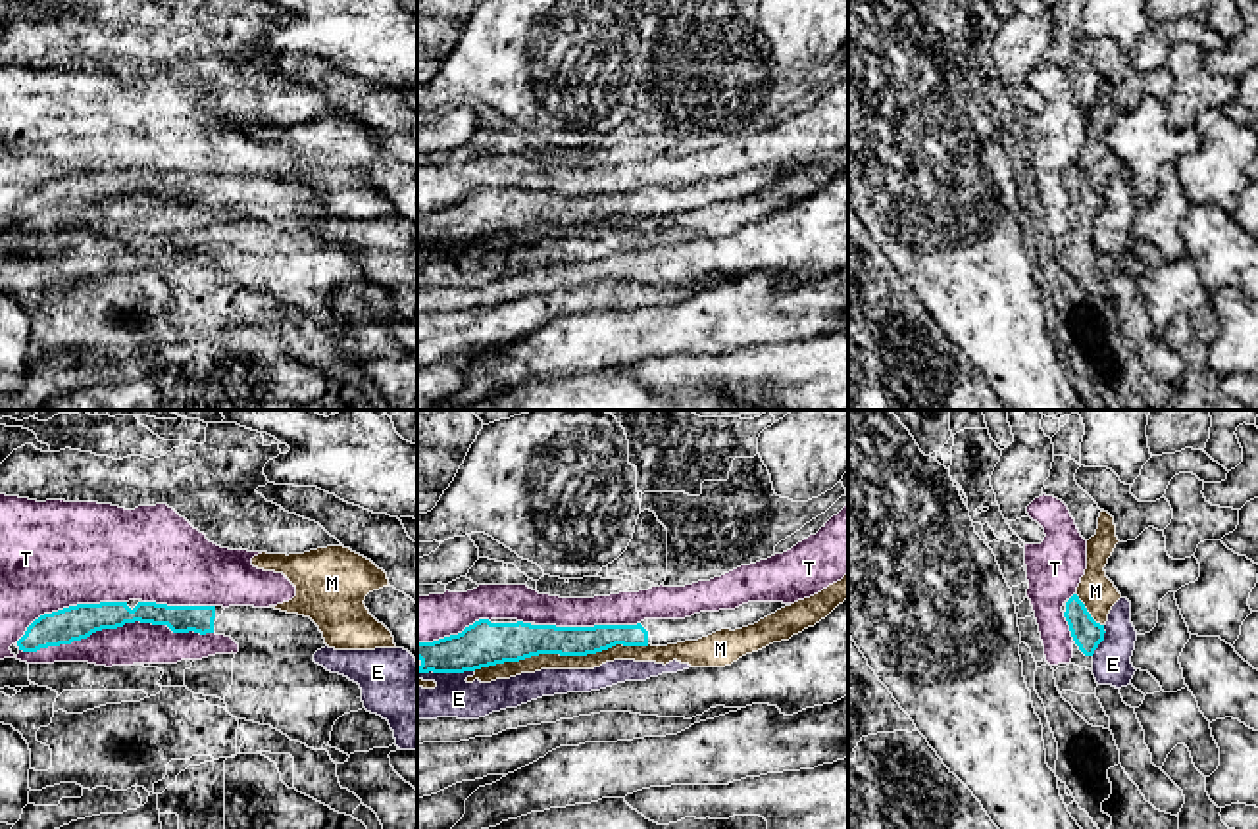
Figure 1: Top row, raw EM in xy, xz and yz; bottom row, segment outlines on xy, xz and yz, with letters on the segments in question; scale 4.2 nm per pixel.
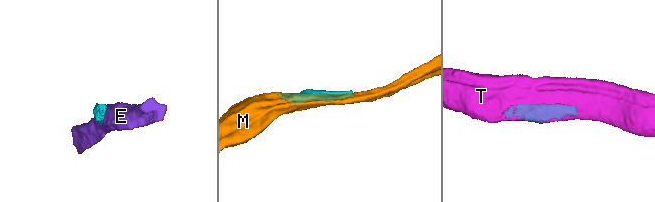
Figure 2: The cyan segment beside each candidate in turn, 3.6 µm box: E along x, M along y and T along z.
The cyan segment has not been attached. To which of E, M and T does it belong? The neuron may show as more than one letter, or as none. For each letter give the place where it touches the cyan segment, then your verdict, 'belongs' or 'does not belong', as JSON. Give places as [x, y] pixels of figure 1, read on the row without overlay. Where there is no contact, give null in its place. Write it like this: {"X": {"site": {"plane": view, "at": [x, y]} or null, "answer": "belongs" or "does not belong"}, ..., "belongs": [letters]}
{"E": {"site": {"plane": "yz", "at": [1101, 210]}, "answer": "does not belong"}, "M": {"site": {"plane": "xz", "at": [560, 224]}, "answer": "does not belong"}, "T": {"site": {"plane": "xy", "at": [114, 197]}, "answer": "does not belong"}, "belongs": []}

